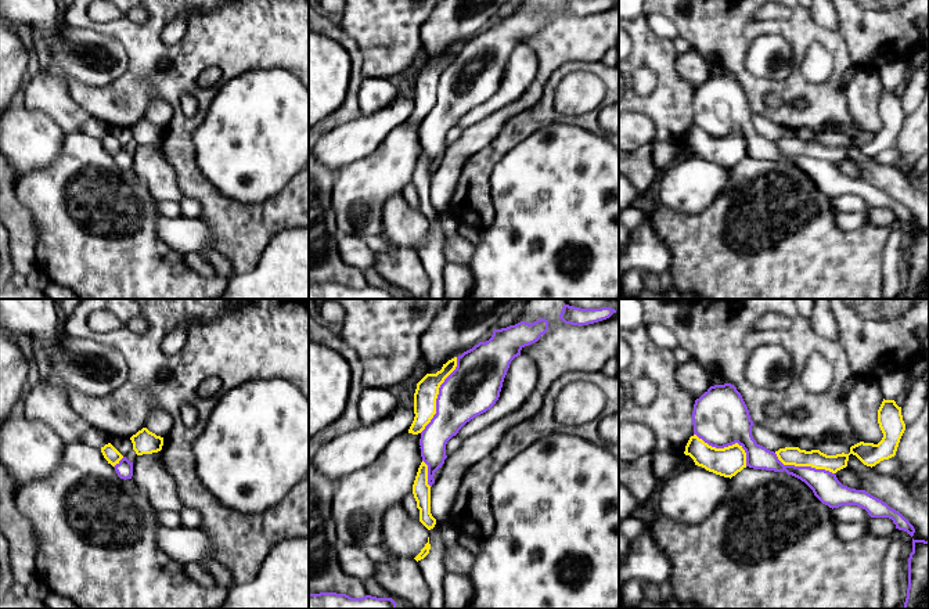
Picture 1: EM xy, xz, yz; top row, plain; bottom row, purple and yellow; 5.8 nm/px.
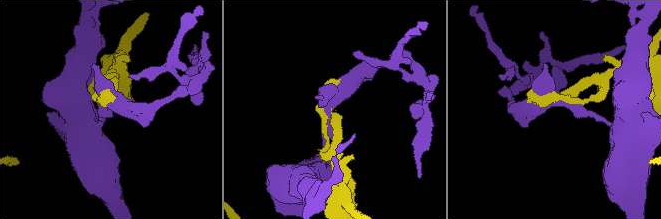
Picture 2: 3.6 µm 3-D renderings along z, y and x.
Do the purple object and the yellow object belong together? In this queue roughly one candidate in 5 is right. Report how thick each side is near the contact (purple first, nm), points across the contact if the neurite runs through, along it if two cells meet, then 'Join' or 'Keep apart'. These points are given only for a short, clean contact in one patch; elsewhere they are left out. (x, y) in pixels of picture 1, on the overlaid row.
Thickness 300 nm (purple) against 130 nm. Keep apart

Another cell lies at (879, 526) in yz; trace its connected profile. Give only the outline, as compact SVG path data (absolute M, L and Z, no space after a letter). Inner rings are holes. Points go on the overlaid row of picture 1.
M871 518L867 522L868 533L886 537L896 530L896 525L889 518Z

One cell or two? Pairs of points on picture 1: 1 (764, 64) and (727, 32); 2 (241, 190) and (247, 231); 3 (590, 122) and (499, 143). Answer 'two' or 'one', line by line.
1: two
2: two
3: one

